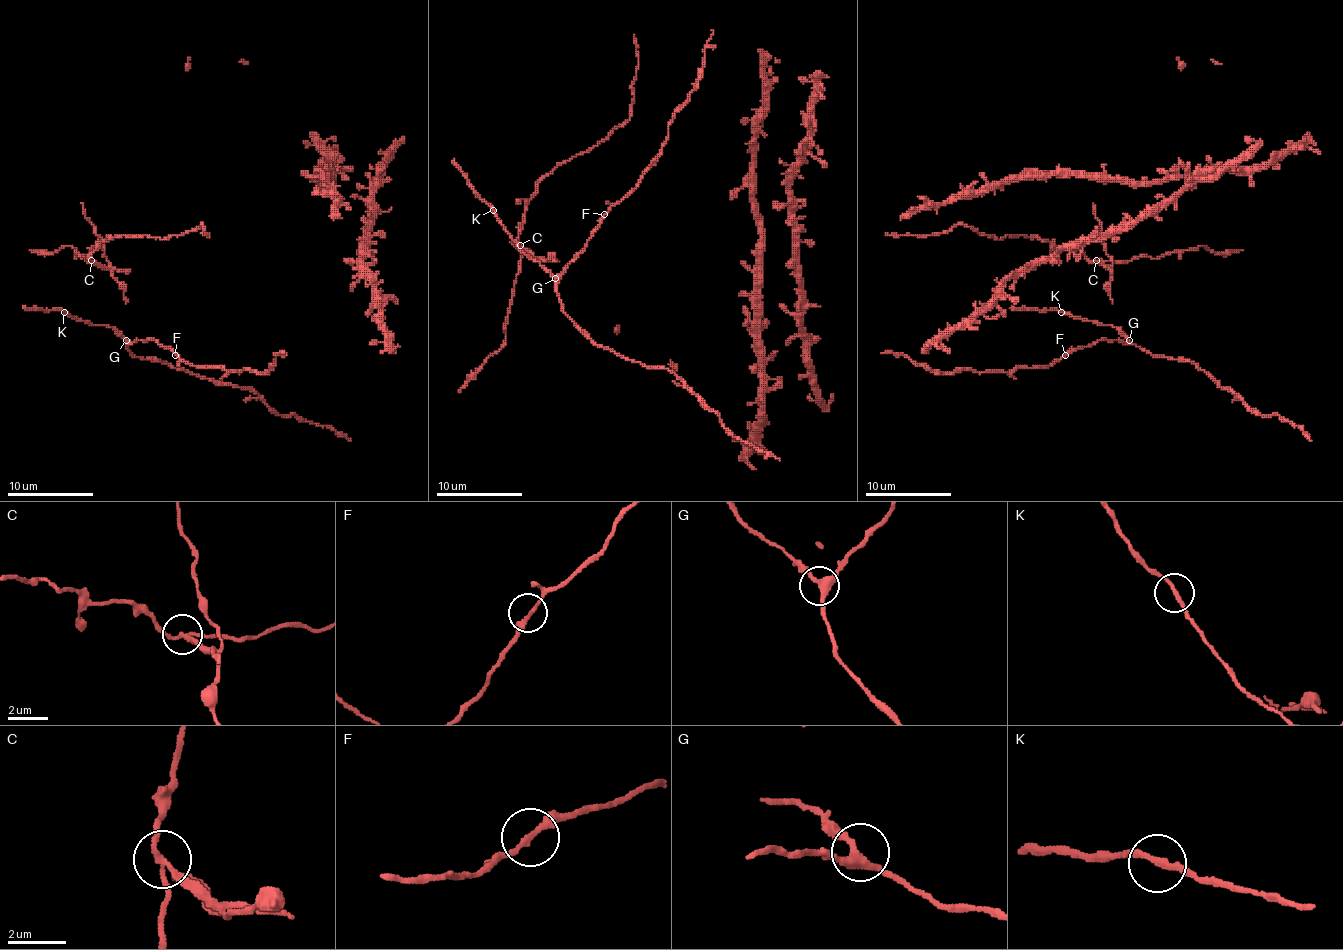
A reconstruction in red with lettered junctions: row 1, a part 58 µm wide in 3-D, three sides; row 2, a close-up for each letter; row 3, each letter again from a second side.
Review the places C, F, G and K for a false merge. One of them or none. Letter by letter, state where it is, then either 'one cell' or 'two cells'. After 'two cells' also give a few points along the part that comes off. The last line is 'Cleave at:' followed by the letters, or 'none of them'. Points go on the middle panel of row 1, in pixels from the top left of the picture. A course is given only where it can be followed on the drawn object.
C: (520, 245) | two cells | (520, 244), (538, 261), (533, 255), (510, 242)
F: (604, 214) | one cell
G: (555, 278) | one cell
K: (493, 210) | one cell
Cleave at: C

